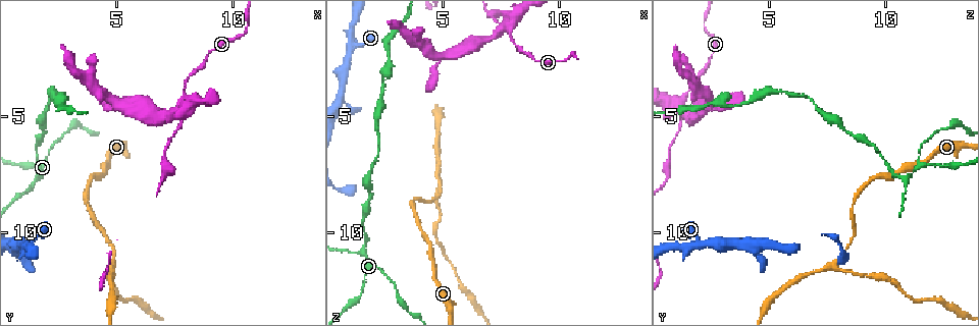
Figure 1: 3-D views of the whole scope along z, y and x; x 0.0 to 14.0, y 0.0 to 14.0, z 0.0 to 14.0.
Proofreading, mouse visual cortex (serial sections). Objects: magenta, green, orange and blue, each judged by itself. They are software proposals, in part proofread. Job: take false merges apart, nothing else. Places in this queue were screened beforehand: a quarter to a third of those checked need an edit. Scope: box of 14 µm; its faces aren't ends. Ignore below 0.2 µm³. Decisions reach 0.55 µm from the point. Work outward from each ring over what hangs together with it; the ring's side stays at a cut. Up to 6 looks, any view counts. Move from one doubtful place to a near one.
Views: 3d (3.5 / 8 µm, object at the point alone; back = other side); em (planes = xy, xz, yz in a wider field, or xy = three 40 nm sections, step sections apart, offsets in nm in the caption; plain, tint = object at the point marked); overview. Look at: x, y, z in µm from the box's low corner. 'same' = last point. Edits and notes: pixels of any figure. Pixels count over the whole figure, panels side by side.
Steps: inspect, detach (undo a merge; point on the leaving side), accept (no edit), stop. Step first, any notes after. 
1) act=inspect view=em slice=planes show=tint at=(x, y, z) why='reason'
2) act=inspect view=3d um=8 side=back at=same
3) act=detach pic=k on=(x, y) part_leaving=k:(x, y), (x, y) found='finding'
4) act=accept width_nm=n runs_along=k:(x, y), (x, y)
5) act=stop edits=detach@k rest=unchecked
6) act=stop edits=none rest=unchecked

act=inspect view=3d um=3.5 side=back at=(4.9, 11.4, 7.8) why='three-way junction'

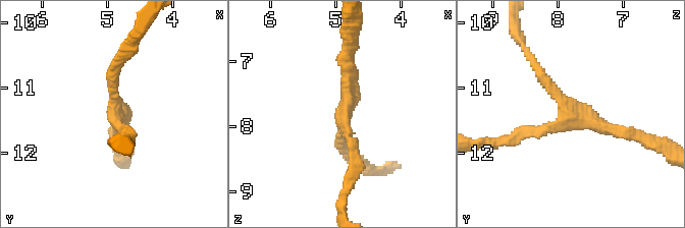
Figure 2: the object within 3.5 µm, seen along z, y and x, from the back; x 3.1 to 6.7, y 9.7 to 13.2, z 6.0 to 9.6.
act=inspect view=em slice=planes show=tint at=(4.85, 11.45, 7.85) arms=3 arm_widths_nm=200,200,200 why='shape alone is not enough'

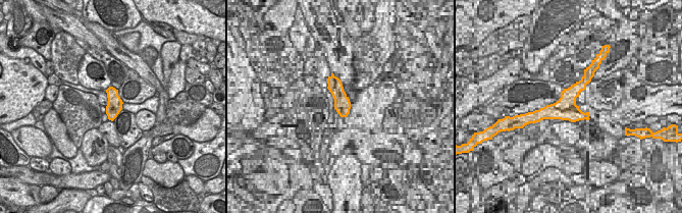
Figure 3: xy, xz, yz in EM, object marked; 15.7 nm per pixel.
act=accept runs_along=2:(530, 57), (567, 117), (507, 141) found='all the same cell'

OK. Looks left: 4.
act=inspect view=3d um=3.5 side=back at=(2.6, 4.5, 2.4) why='narrows sharply'

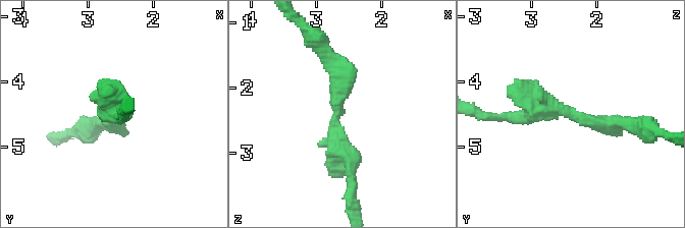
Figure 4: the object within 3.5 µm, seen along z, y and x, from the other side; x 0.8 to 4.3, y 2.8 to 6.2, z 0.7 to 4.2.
act=inspect view=em slice=planes show=tint at=(2.70, 4.45, 2.45) why='now the EM'

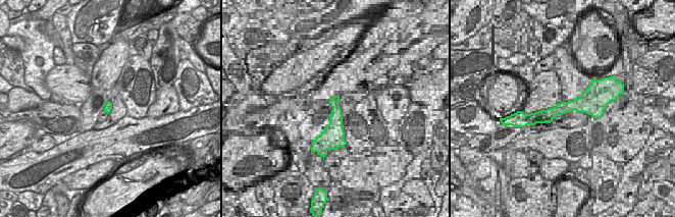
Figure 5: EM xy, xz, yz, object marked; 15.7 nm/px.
act=accept runs_along=4:(351, 177), (328, 57) found='all the same cell'

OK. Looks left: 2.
act=stop edits=none rest=unchecked

